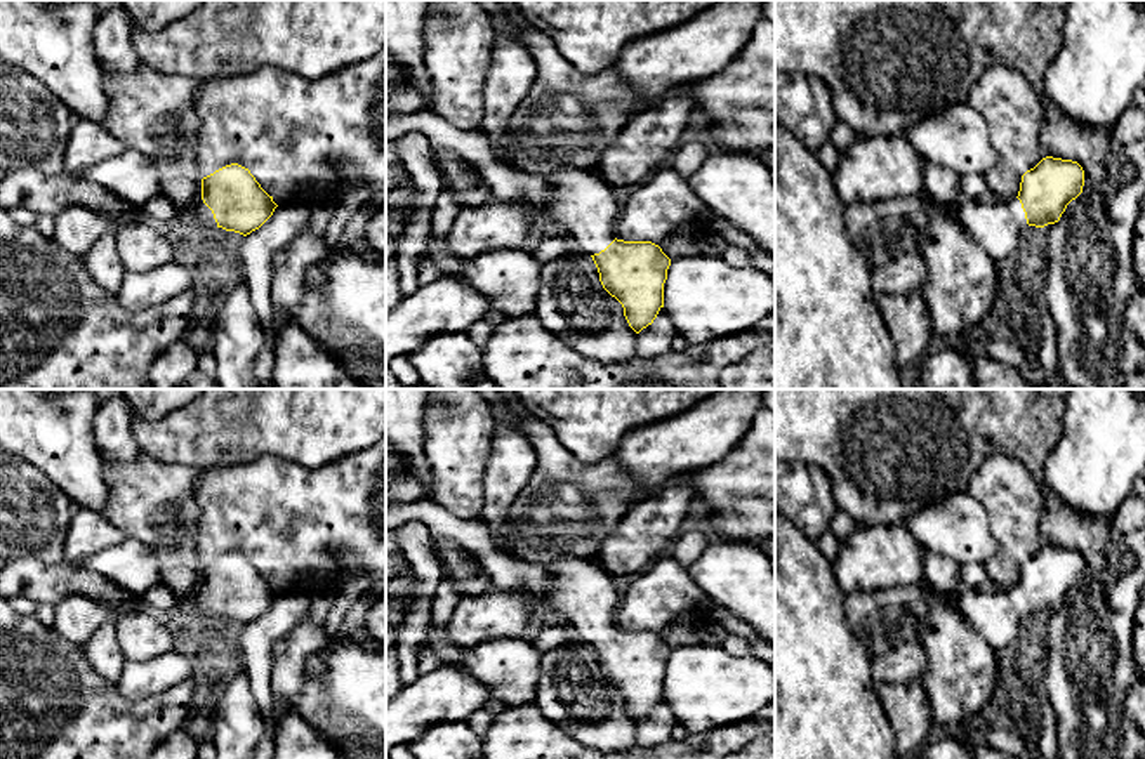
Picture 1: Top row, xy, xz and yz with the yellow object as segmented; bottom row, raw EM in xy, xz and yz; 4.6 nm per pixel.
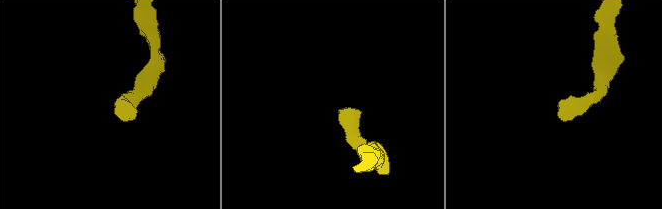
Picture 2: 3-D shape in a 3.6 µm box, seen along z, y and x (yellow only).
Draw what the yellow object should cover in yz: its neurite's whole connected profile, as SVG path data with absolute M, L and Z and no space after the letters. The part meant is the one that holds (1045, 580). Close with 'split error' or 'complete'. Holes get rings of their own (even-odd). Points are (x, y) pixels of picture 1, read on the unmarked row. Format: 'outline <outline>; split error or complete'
outline M1046 545L1022 564L1016 587L970 587L956 592L956 608L992 650L1008 657L1023 634L1023 618L1058 611L1082 575L1084 559L1077 551Z; split error

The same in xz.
outline M556 559L544 570L551 589L542 597L592 646L603 677L622 693L629 716L639 723L664 696L671 648L652 630L615 627L620 594L596 559Z; split error

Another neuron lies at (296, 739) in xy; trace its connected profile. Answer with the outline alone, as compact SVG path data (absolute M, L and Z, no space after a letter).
M288 710L276 731L273 759L347 759L304 717Z

